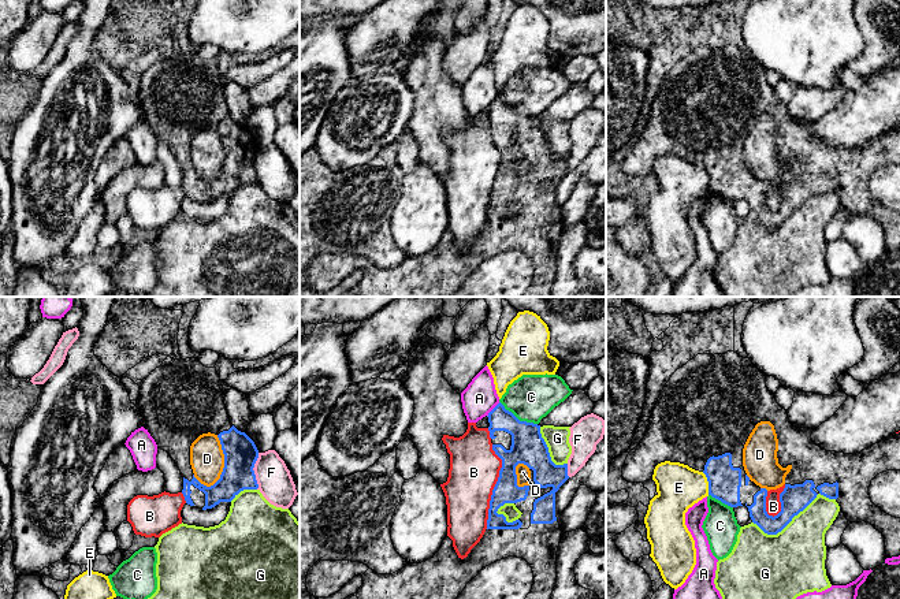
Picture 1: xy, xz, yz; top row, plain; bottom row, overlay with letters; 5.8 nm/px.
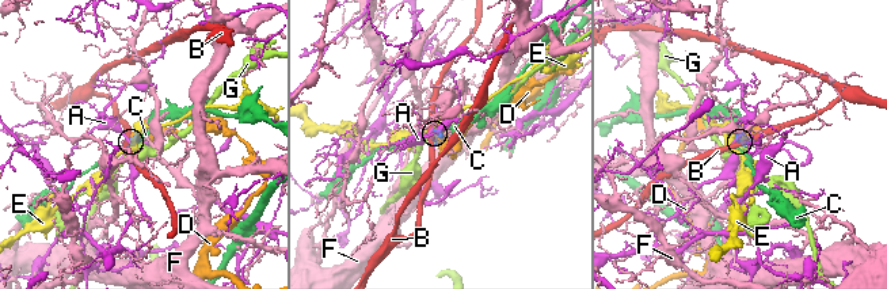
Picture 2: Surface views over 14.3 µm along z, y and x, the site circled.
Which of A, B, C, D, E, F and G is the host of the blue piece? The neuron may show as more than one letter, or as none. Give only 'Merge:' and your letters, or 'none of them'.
Merge: none of them

